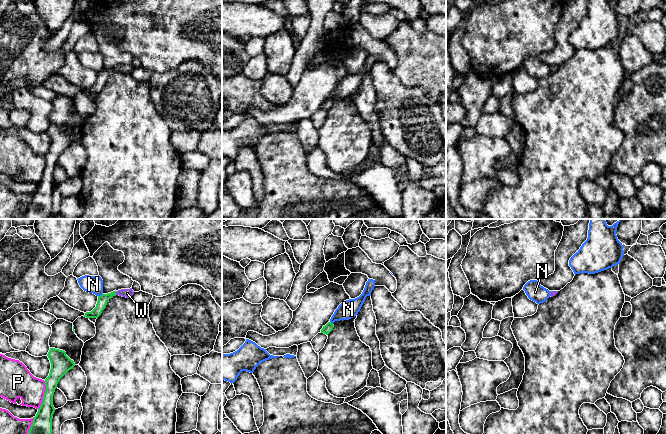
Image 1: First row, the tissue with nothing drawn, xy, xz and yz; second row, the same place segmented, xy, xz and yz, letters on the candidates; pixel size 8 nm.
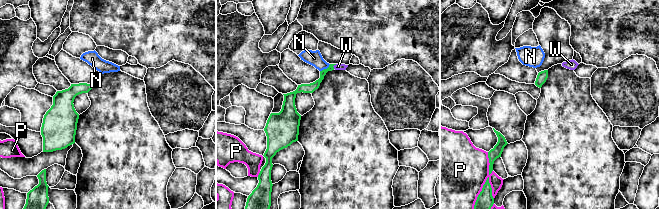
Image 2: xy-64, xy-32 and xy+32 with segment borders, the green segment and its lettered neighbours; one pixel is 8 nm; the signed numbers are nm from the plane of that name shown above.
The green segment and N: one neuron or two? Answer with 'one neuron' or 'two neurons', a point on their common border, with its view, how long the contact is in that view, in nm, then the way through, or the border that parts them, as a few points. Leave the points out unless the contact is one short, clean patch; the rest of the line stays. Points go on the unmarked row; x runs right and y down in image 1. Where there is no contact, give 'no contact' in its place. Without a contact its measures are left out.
two neurons; meets green in xy at (101, 71); contact 50 nm long; border along xy (102, 69), (98, 72)

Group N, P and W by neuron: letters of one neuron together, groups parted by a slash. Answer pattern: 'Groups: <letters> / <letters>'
Groups: N / P / W

